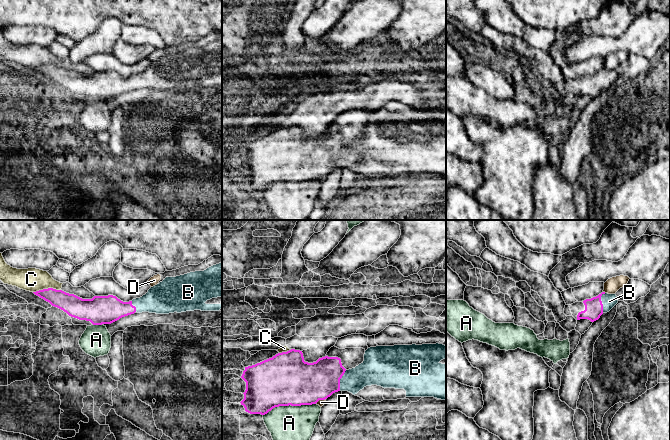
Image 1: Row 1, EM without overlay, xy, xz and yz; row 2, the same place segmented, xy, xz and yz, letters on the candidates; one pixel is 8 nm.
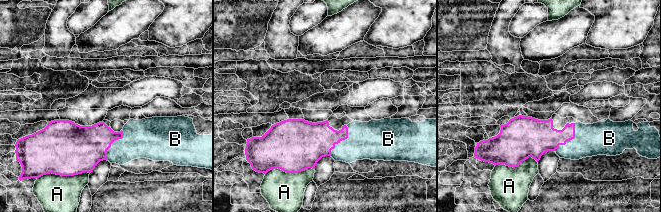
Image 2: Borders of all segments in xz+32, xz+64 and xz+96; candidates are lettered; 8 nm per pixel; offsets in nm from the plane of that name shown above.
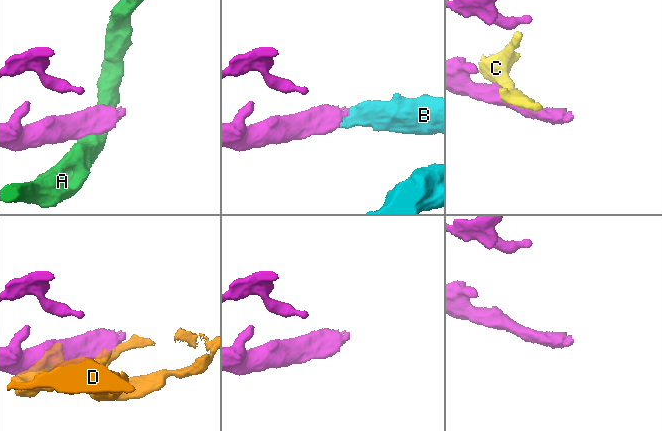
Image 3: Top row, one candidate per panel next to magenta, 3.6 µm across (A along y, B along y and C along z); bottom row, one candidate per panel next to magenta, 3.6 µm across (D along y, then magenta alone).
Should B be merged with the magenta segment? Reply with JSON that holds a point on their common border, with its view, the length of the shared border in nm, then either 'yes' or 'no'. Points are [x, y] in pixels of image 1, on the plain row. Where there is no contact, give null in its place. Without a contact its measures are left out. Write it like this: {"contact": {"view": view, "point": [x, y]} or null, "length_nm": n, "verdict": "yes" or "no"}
{"contact": {"view": "yz", "point": [601, 78]}, "length_nm": 160, "verdict": "yes"}

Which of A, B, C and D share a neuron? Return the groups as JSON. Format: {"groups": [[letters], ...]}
{"groups": [["A"], ["B"], ["C"], ["D"]]}

